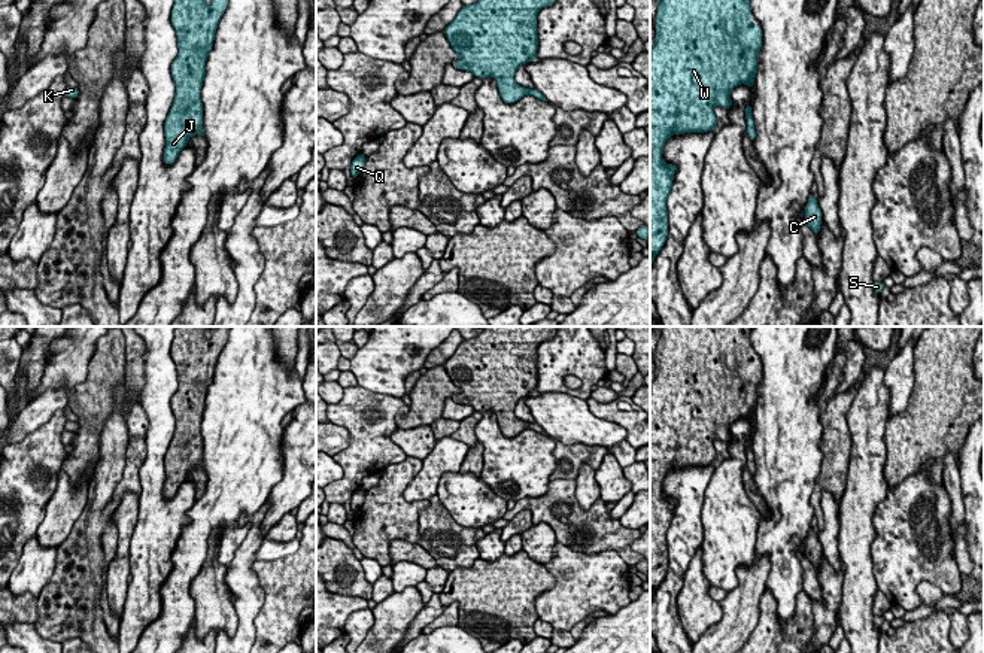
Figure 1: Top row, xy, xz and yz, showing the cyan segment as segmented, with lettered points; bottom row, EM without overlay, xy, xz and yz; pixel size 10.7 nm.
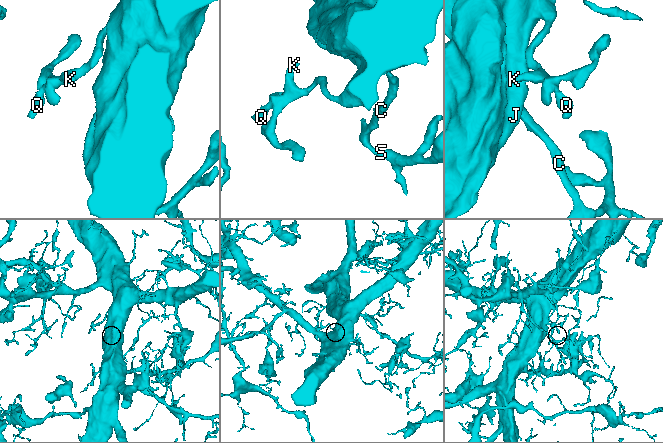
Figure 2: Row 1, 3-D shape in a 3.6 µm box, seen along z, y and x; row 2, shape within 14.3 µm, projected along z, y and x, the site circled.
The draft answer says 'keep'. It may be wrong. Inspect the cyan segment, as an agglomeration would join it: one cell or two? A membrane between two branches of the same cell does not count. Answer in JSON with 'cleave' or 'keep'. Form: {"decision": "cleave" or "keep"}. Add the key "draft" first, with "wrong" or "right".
{"draft": "right", "decision": "keep"}

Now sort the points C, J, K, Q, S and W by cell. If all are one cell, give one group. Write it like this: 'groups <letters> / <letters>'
groups C J K Q S W

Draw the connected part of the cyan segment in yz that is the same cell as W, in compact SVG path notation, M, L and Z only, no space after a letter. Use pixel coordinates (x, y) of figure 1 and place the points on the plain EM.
M653 326L659 331L656 373L650 382L650 602L668 570L666 532L677 499L665 498L662 488L672 468L708 467L716 464L714 440L732 441L731 425L739 417L753 420L757 389L762 382L762 361L751 358L753 326Z

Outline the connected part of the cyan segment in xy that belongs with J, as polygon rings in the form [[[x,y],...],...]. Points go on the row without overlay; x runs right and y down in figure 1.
[[[176,326],[171,359],[177,370],[179,388],[171,398],[176,420],[171,443],[164,456],[164,498],[171,499],[188,473],[203,468],[200,432],[206,395],[213,382],[215,367],[227,344],[231,326]]]

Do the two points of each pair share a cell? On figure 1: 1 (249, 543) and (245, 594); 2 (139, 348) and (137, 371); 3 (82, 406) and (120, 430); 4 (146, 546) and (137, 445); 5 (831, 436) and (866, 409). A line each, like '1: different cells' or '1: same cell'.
1: same cell
2: same cell
3: different cells
4: different cells
5: different cells

